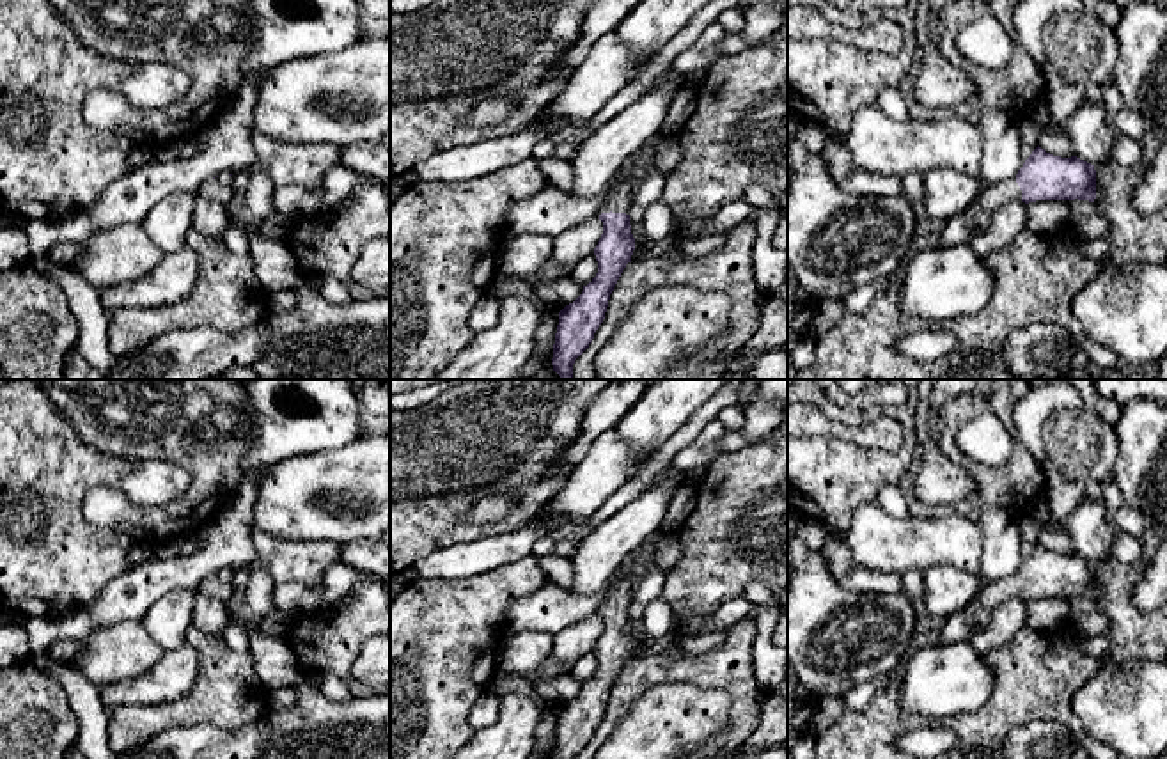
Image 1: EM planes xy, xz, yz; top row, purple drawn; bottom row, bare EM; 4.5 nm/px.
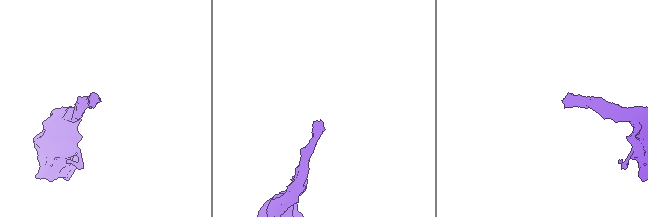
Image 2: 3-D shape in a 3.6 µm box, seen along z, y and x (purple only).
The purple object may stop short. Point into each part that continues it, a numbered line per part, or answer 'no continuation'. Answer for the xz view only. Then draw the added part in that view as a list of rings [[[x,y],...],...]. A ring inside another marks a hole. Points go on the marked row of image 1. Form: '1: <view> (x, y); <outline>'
1: xz (619, 201); [[[619,174],[614,181],[614,186],[610,190],[610,195],[608,195],[605,206],[601,207],[601,213],[612,211],[612,213],[630,215],[631,204],[633,204],[631,181],[626,176]]]

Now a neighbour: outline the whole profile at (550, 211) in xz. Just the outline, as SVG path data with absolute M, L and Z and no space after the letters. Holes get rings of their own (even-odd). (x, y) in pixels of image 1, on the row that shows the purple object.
M614 183L591 197L573 197L552 184L530 199L514 204L498 232L500 245L520 234L546 234L557 238L573 225L599 216Z

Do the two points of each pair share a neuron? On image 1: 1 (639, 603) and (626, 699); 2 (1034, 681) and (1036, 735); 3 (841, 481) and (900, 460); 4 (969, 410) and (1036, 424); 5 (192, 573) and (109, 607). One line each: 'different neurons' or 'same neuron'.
1: different neurons
2: different neurons
3: same neuron
4: different neurons
5: same neuron

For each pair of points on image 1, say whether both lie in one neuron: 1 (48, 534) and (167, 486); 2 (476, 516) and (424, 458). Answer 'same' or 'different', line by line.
1: same
2: different

